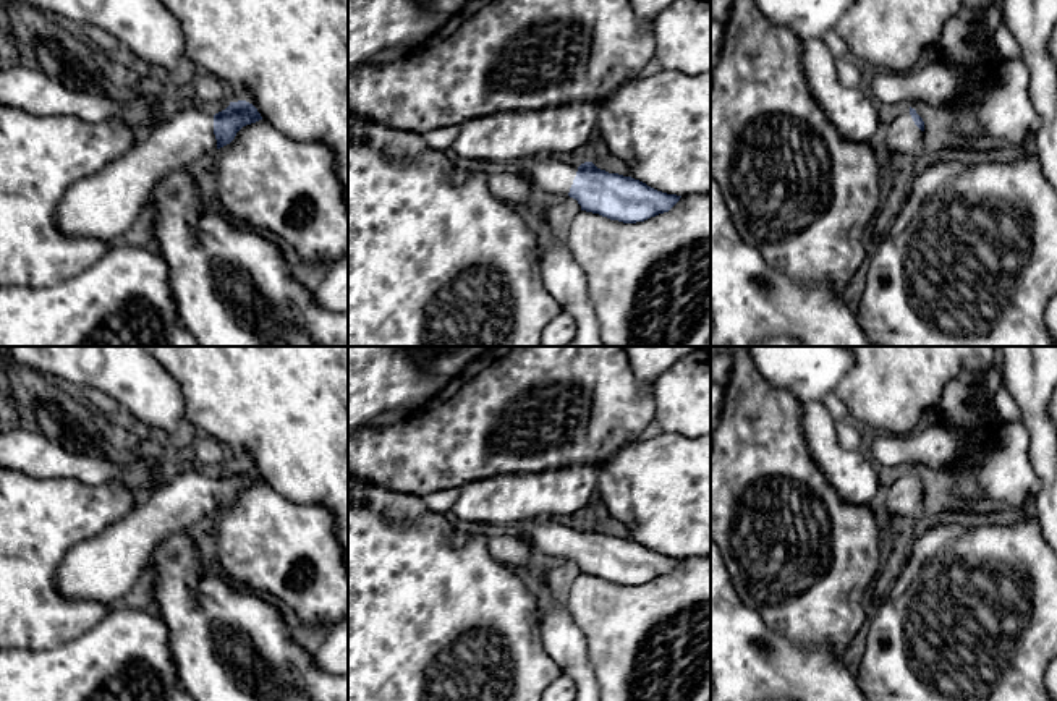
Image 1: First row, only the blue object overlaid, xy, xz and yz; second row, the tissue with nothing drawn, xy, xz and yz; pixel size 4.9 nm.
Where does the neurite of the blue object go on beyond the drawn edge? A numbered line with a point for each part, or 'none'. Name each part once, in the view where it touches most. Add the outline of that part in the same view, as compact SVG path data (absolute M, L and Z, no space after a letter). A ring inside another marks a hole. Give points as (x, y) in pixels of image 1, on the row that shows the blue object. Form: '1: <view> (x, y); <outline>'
1: xy (104, 206); M199 108L181 110L157 121L149 136L136 141L126 154L71 185L58 202L55 222L65 235L110 243L125 235L149 207L151 189L159 180L170 172L188 170L193 162L215 151L214 115Z

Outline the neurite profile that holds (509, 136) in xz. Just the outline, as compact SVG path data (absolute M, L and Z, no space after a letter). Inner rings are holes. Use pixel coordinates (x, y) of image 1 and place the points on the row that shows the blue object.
M597 105L507 112L463 123L453 151L471 160L520 162L541 154L584 152L596 141Z

